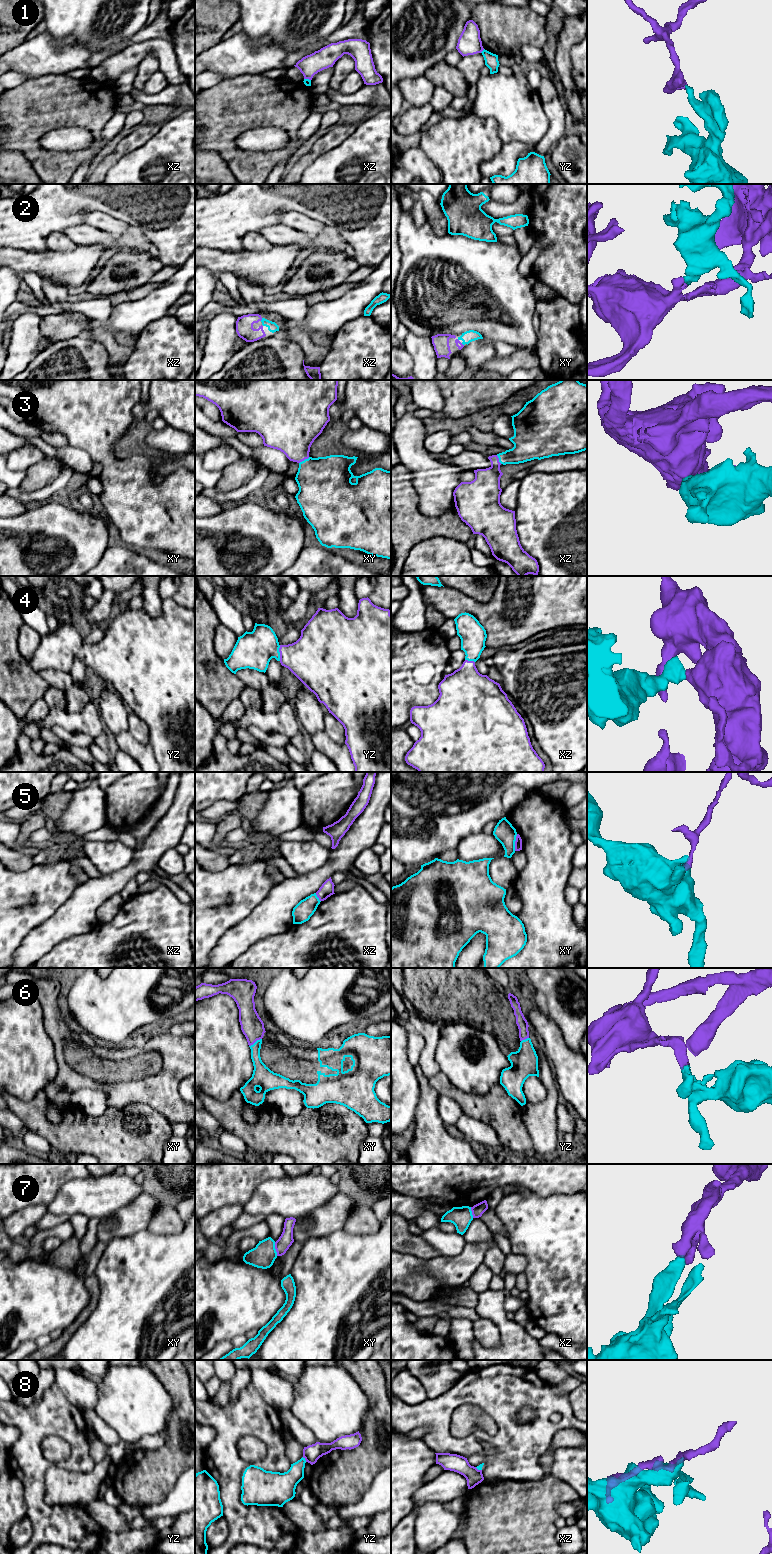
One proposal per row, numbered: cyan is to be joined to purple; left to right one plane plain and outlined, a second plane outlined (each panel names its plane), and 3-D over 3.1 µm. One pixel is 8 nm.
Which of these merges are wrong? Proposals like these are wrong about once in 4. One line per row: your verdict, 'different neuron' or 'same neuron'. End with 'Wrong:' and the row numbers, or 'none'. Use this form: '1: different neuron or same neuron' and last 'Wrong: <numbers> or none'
1: different neuron
2: same neuron
3: same neuron
4: same neuron
5: different neuron
6: same neuron
7: different neuron
8: different neuron
Wrong: 1, 5, 7, 8

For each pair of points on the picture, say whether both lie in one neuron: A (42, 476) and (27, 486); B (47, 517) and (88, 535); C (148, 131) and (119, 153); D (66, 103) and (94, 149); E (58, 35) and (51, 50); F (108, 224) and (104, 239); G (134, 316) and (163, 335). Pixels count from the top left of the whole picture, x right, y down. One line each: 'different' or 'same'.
A: same
B: same
C: same
D: same
E: different
F: different
G: different

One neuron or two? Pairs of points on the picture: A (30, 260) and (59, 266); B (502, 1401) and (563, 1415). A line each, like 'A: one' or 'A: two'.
A: one
B: one

